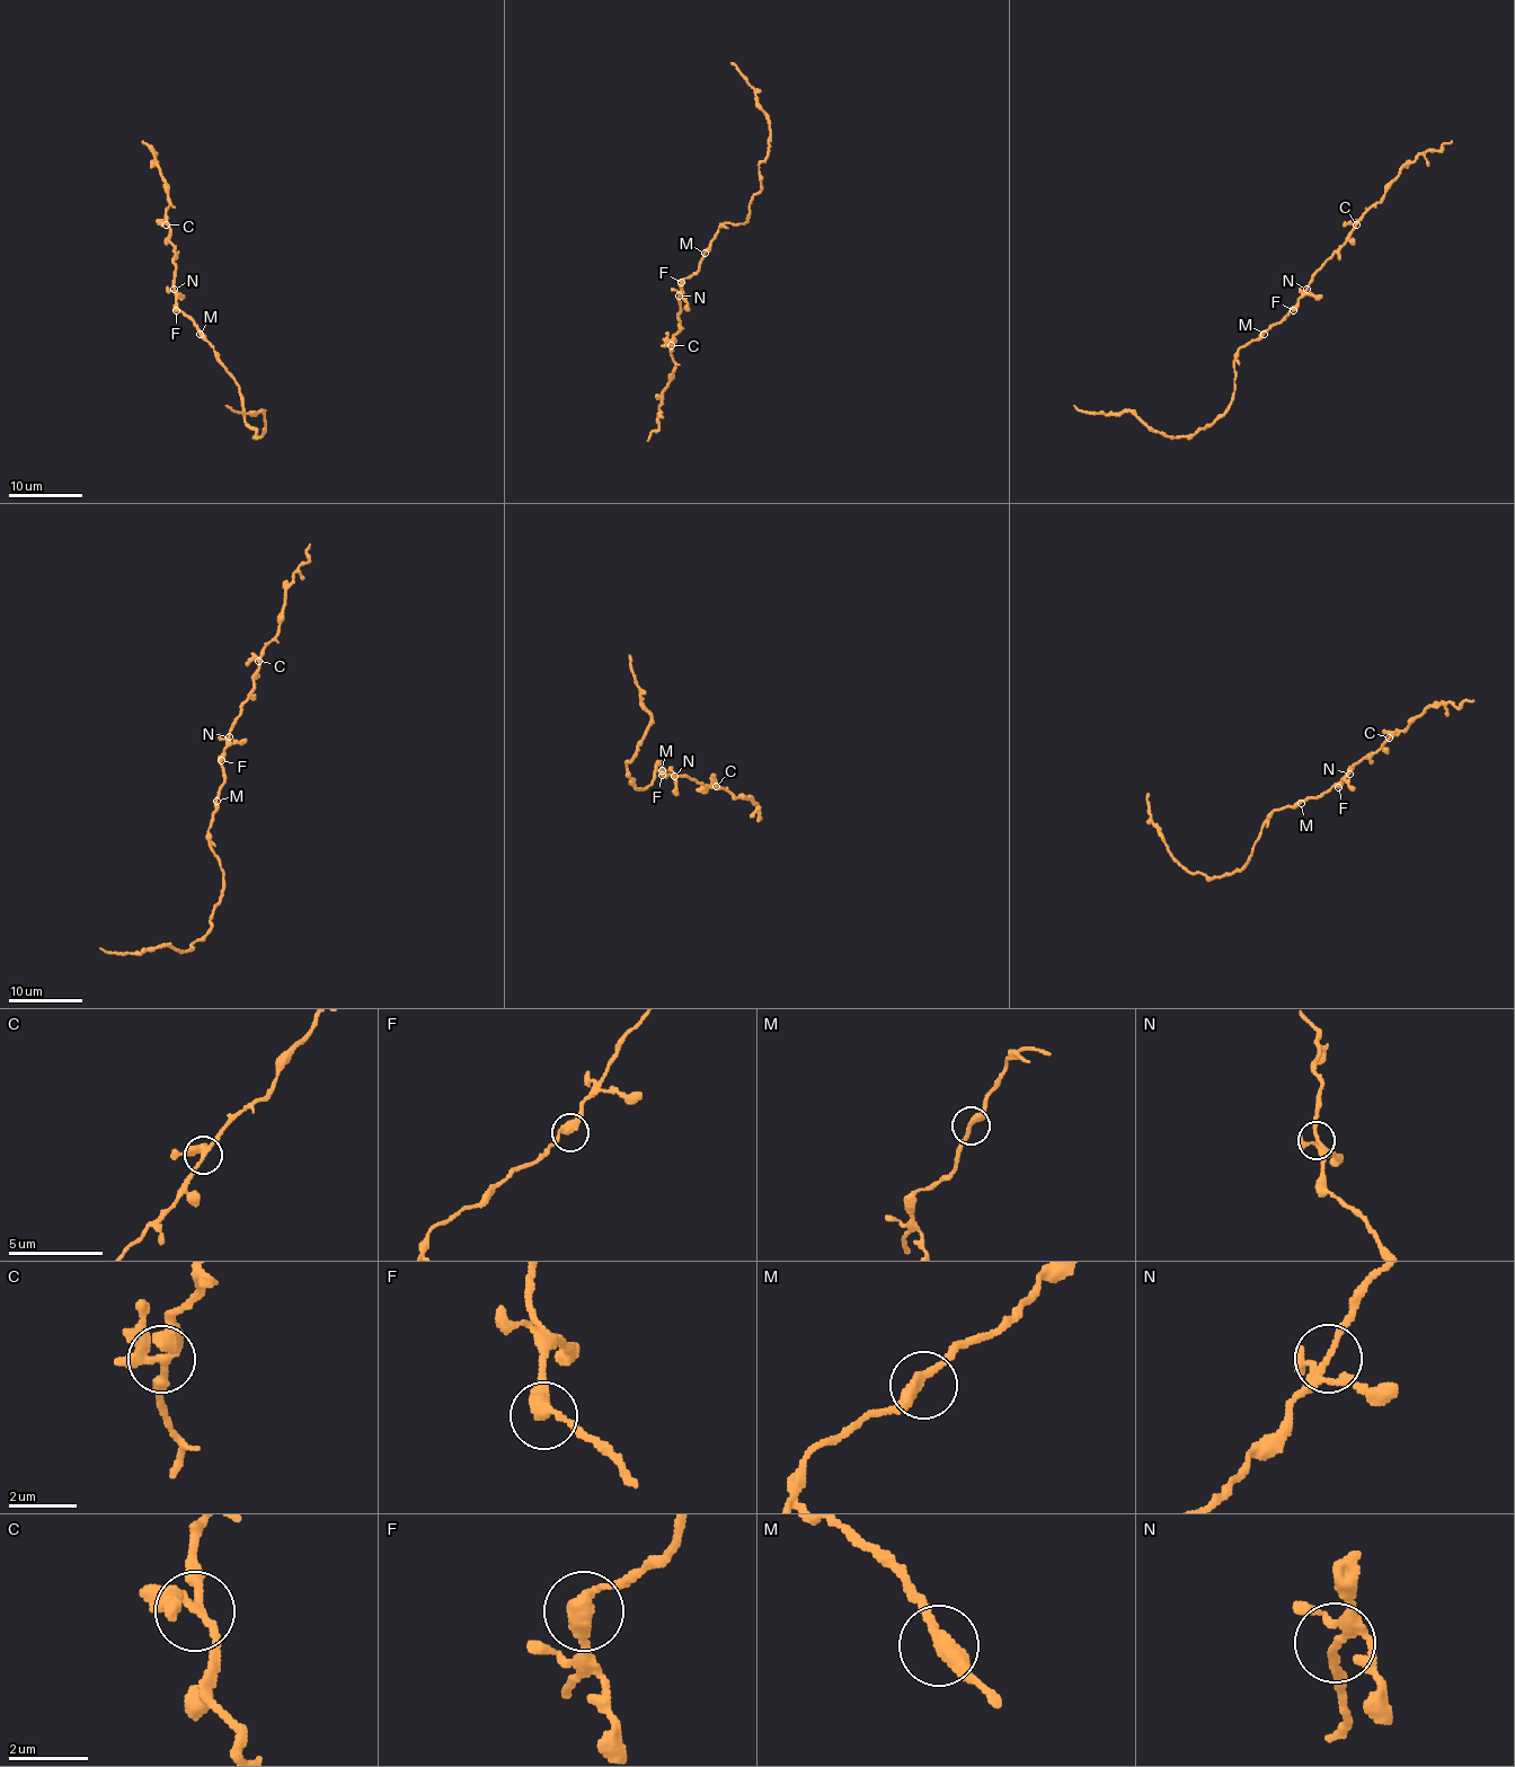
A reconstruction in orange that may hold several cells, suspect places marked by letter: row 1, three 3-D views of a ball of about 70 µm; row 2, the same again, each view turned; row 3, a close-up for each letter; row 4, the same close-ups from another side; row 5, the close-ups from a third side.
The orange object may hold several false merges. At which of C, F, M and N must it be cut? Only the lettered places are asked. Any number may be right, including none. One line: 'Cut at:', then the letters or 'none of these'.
Cut at: none of these

